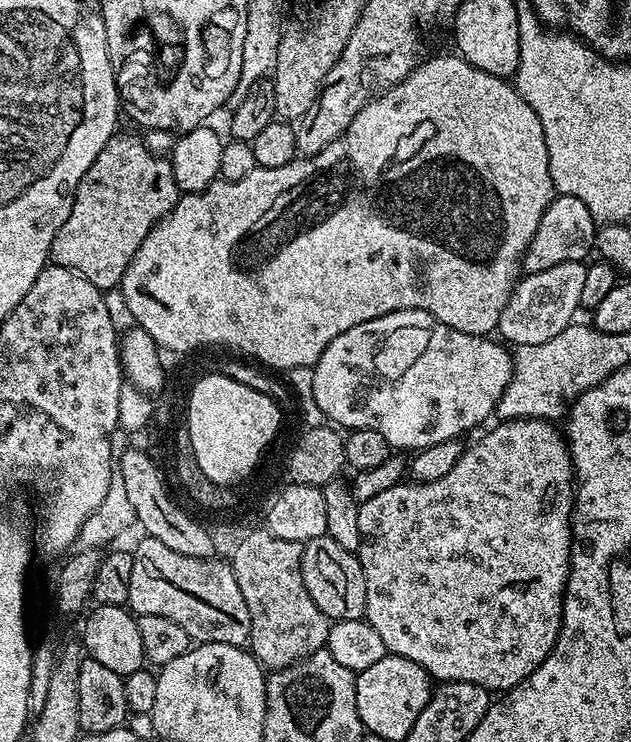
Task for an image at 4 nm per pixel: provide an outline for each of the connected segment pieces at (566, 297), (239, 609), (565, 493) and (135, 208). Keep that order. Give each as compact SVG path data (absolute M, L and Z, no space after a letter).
M571 260L552 264L537 272L528 272L525 277L521 284L519 281L513 287L500 315L498 329L499 339L516 348L548 342L554 334L562 334L562 330L573 323L575 316L572 315L580 308L582 286L586 283L586 267L581 261Z
M143 539L137 542L136 548L131 549L132 573L128 595L131 611L140 616L158 614L162 618L170 618L170 622L178 622L178 626L186 630L189 641L192 642L247 645L252 634L250 610L246 610L246 598L242 598L242 590L238 590L231 563L224 561L223 564L217 558L190 558L186 554L178 554L178 550L170 550L170 546L165 546L163 542Z
M517 418L505 420L498 423L497 428L492 428L477 444L468 444L464 453L454 462L454 466L442 478L437 480L426 480L423 482L401 482L390 486L390 490L382 490L382 494L374 494L369 500L363 501L358 507L358 530L360 531L360 546L358 555L360 565L366 574L366 610L364 611L367 622L378 632L384 641L387 651L393 656L410 658L412 662L418 662L420 666L427 669L429 675L437 681L447 682L449 680L461 680L462 682L474 682L478 686L487 688L496 694L503 694L510 688L516 688L518 682L525 680L554 650L556 639L560 633L560 623L564 613L564 589L568 583L568 570L570 567L570 553L572 550L572 509L574 507L574 469L572 467L572 453L568 447L568 441L552 424L547 424L544 418Z
M113 134L90 166L86 170L86 174L82 178L82 182L76 191L76 201L72 203L70 214L66 218L66 222L58 230L58 234L52 243L52 251L50 253L51 259L59 264L62 268L69 268L71 272L77 272L80 276L91 282L96 288L101 290L115 289L119 285L120 279L123 276L125 266L131 260L131 256L136 252L141 241L144 240L146 234L152 229L153 225L157 223L175 206L177 200L180 199L182 193L178 185L174 182L174 174L172 173L171 163L163 155L156 155L147 148L145 141L140 136L120 136L121 134Z

